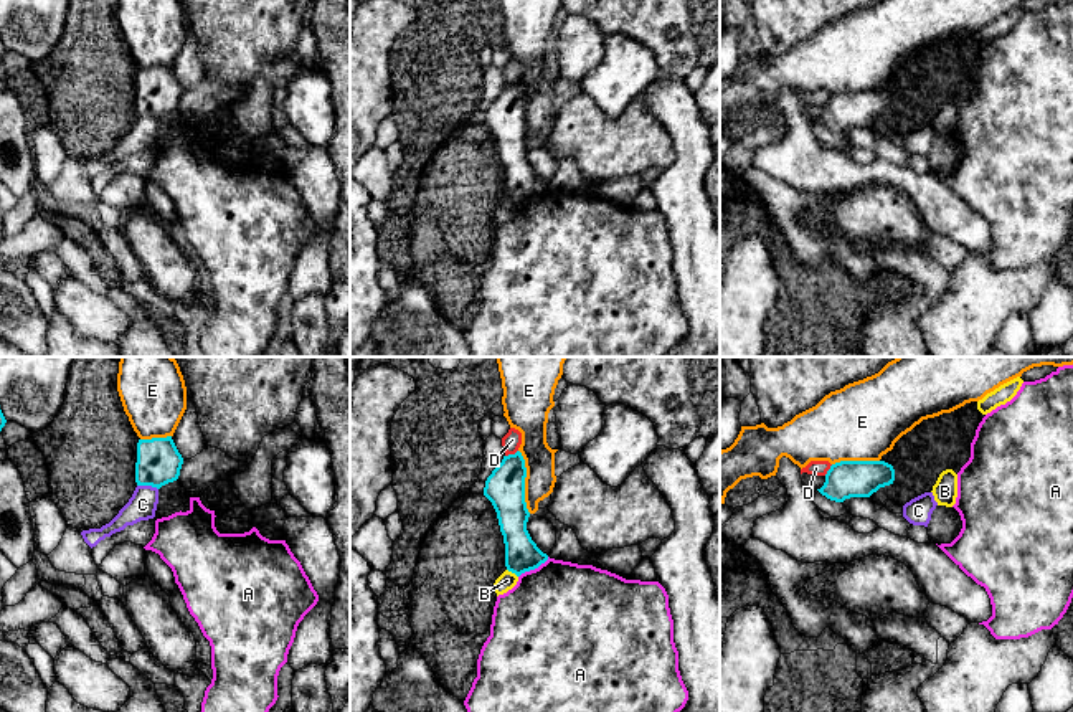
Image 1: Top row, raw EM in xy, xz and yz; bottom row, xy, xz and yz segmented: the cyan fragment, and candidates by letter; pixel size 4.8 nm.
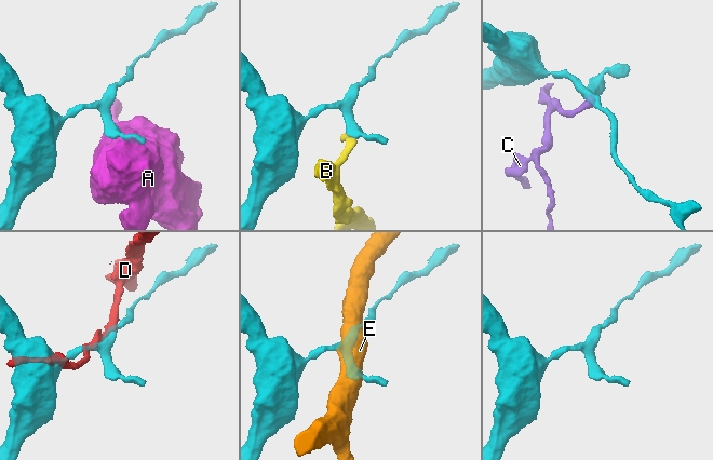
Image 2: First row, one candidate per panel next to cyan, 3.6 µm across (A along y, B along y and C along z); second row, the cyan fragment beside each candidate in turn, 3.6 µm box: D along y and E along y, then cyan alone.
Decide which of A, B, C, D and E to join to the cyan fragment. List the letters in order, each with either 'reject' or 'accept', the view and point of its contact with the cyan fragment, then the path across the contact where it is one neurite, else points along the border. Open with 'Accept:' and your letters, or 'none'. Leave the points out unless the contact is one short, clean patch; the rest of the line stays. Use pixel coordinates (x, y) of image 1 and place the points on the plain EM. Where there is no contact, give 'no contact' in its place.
Accept: none
A: reject; contact xz (534, 199)
B: reject; contact xz (512, 202); border xz (507, 199), (517, 207)
C: reject; contact xy (147, 114); border xy (137, 114), (151, 114), (157, 119)
D: reject; contact xz (510, 85)
E: reject; contact xz (524, 111)

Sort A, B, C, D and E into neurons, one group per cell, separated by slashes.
A / B / C / D / E

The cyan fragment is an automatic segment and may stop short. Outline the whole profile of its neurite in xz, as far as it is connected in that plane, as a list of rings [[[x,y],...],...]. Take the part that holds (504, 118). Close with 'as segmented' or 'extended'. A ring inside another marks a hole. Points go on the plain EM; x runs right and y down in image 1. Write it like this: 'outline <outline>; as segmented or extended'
outline [[[517,81],[503,86],[484,117],[484,126],[492,132],[503,165],[505,197],[517,206],[548,190],[527,160],[530,142],[525,132],[525,107],[525,89]]]; as segmented

